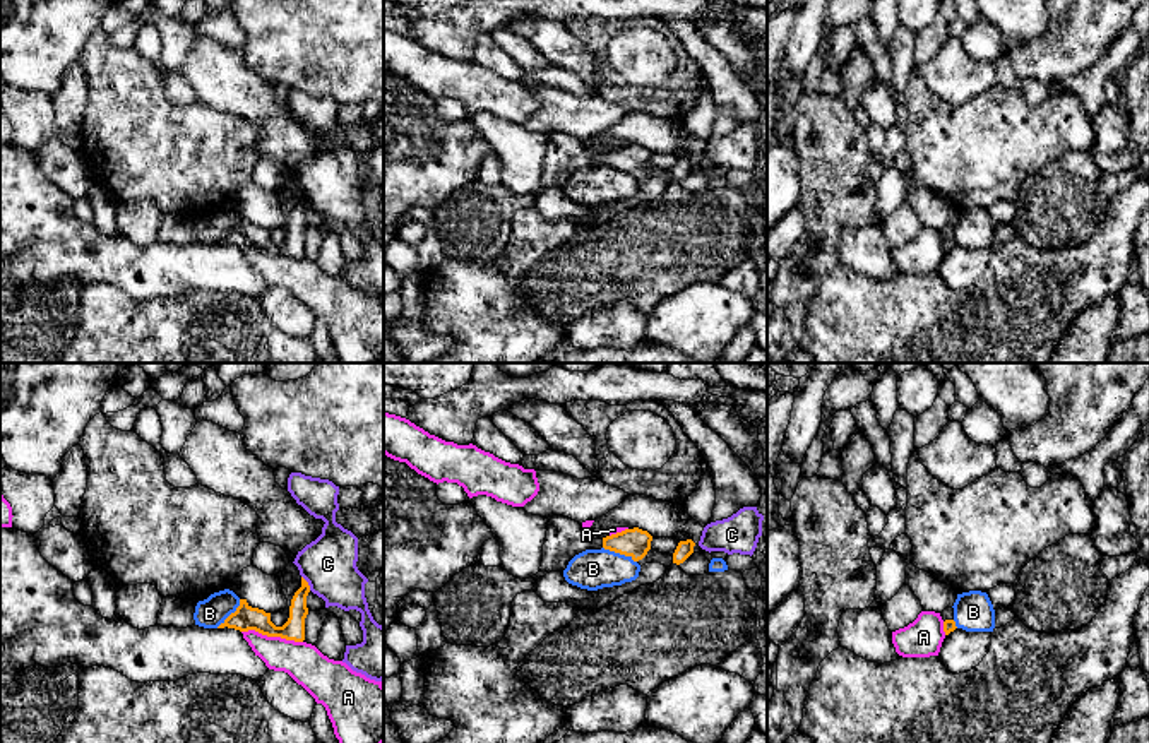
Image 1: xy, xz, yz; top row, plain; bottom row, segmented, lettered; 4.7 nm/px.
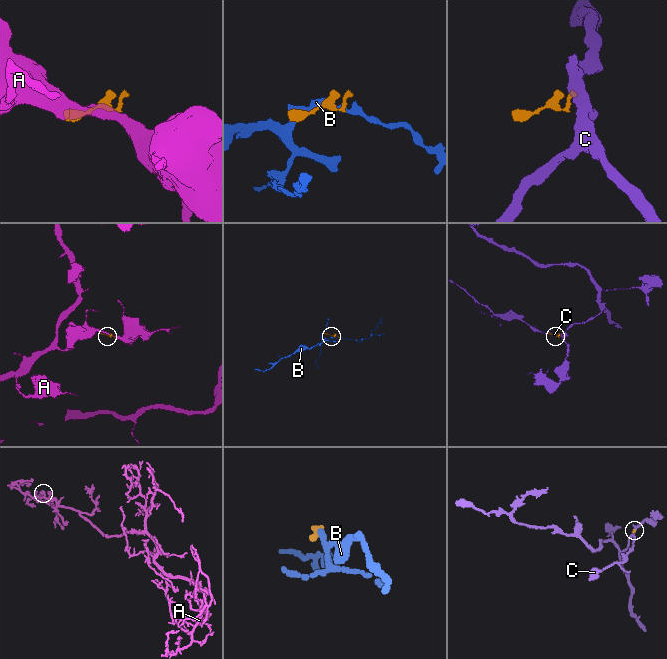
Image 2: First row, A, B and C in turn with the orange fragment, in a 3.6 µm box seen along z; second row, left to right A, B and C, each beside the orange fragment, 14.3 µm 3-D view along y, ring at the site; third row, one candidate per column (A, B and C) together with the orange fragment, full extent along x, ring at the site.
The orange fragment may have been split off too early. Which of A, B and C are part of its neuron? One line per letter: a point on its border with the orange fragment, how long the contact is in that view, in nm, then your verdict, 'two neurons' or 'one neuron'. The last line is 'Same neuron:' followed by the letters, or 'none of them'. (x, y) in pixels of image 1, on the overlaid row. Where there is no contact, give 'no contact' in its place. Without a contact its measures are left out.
A: xy (273, 636) | 300 nm | two neurons
B: xz (620, 553) | 180 nm | two neurons
C: xy (307, 582) | 80 nm | two neurons
Same neuron: none of them

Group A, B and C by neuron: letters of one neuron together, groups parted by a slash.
A / B / C

